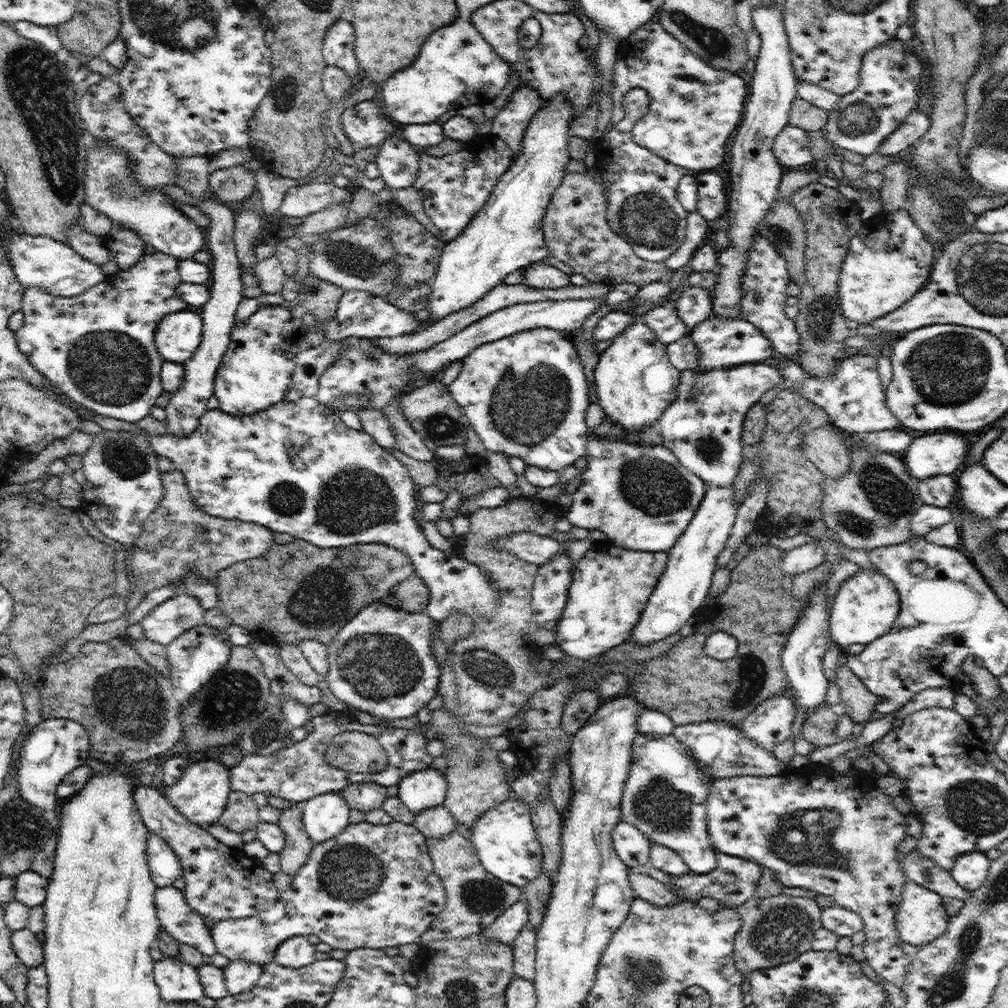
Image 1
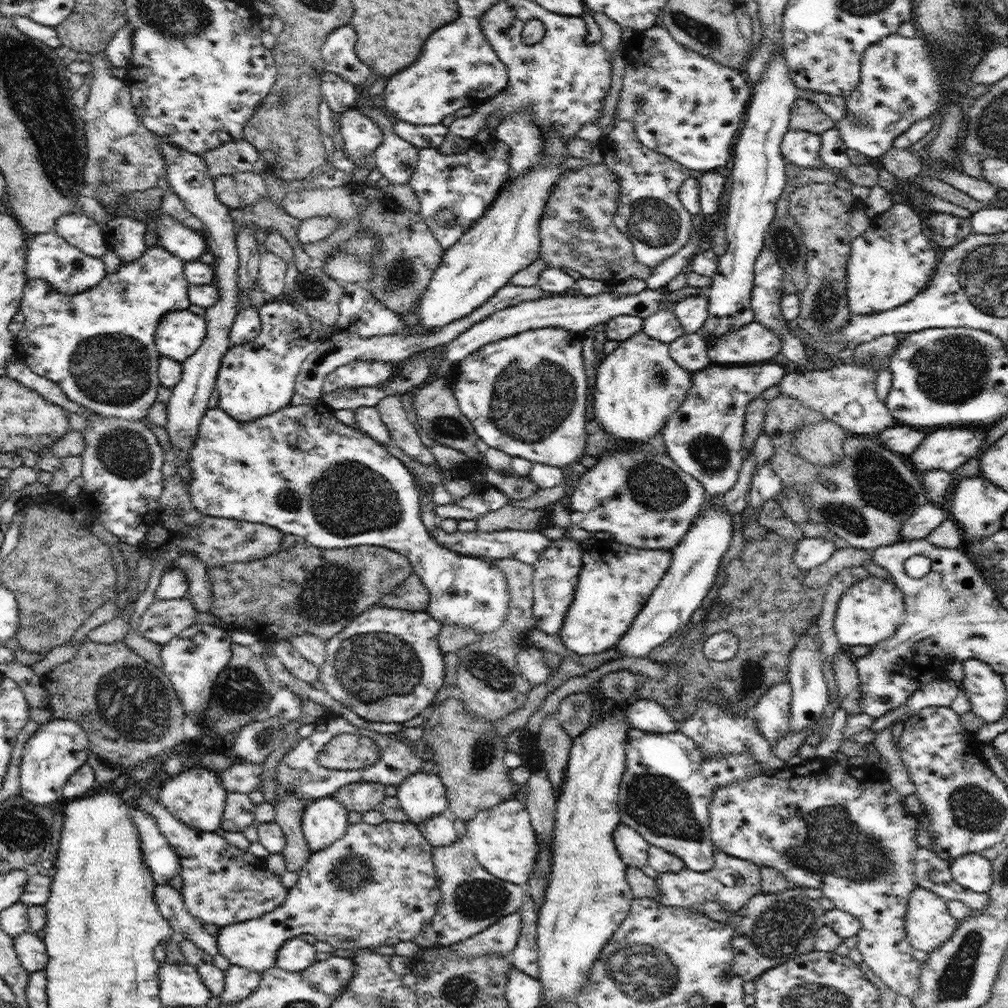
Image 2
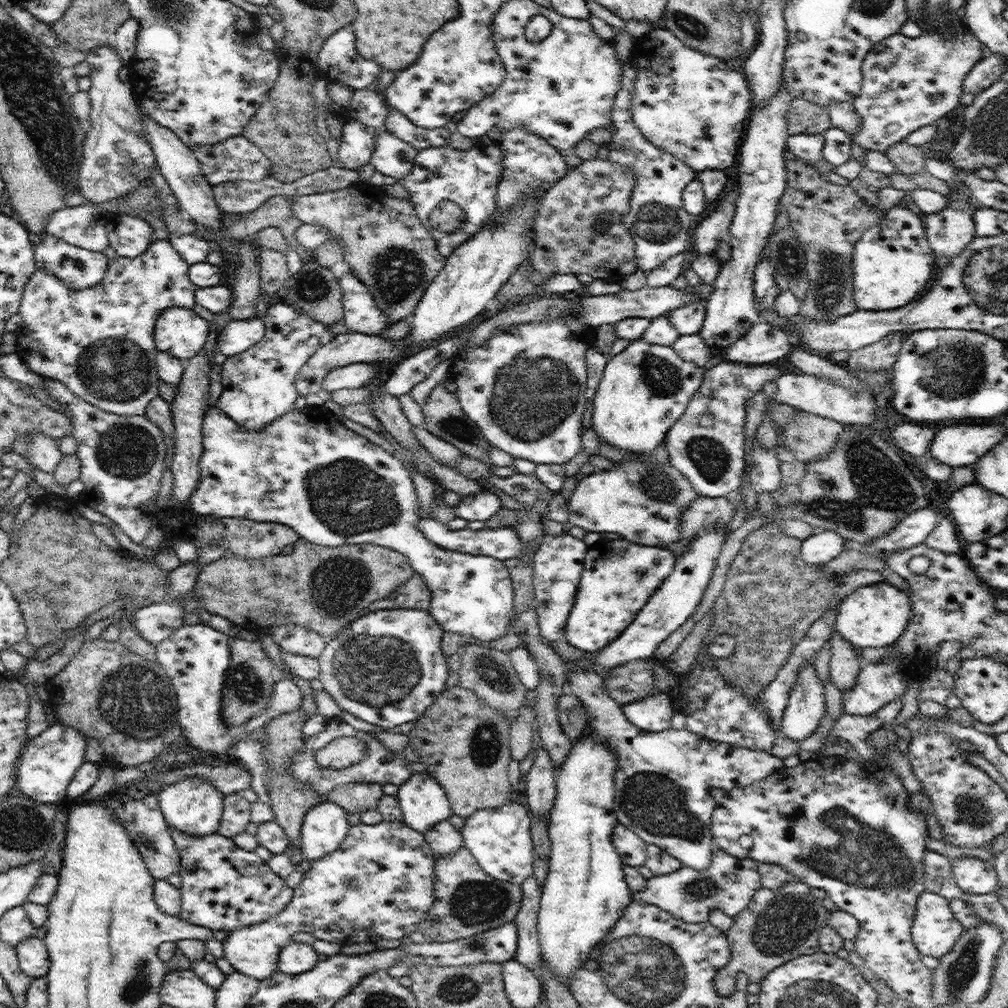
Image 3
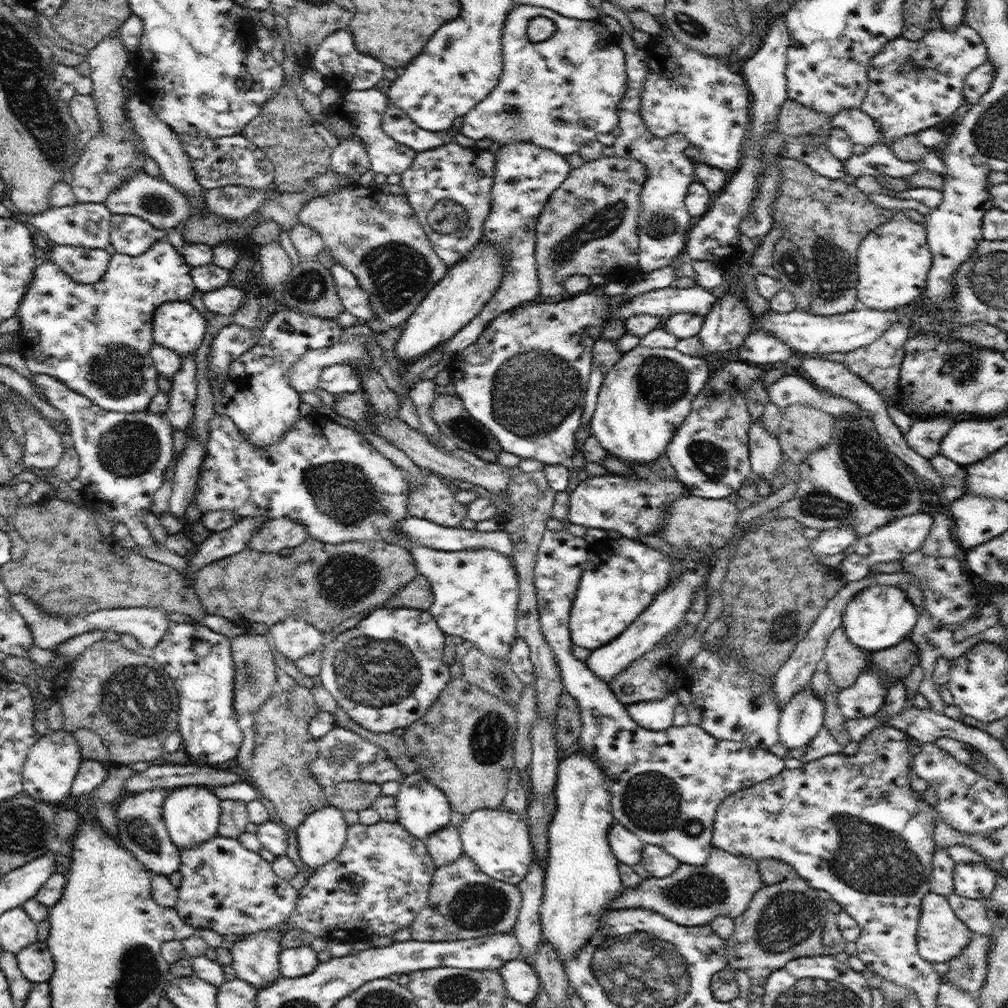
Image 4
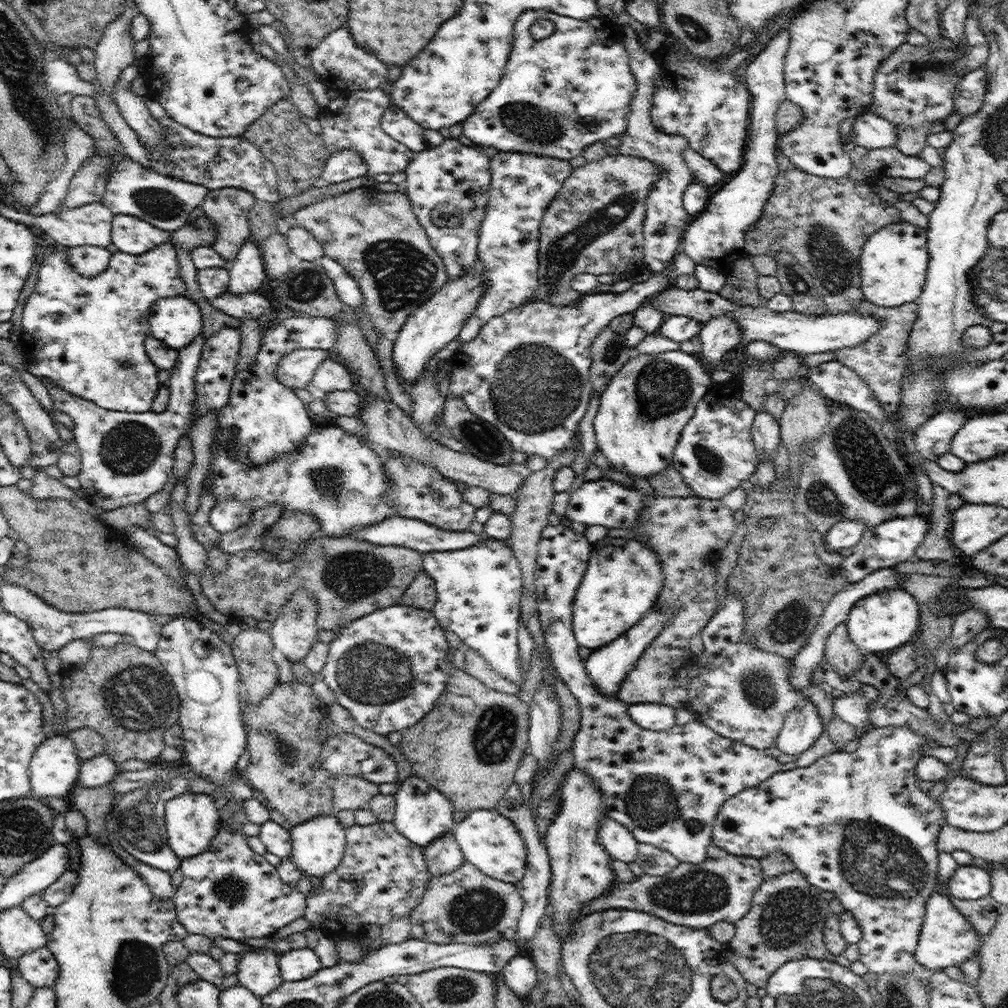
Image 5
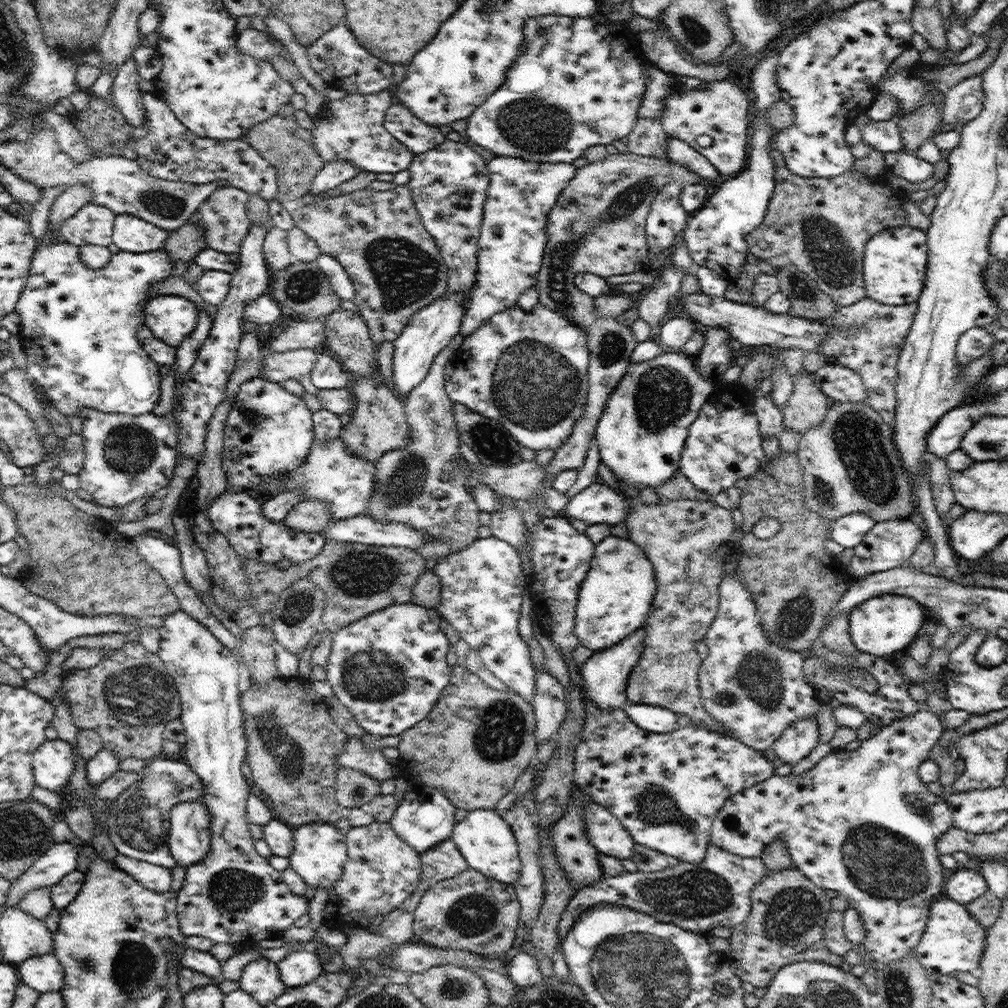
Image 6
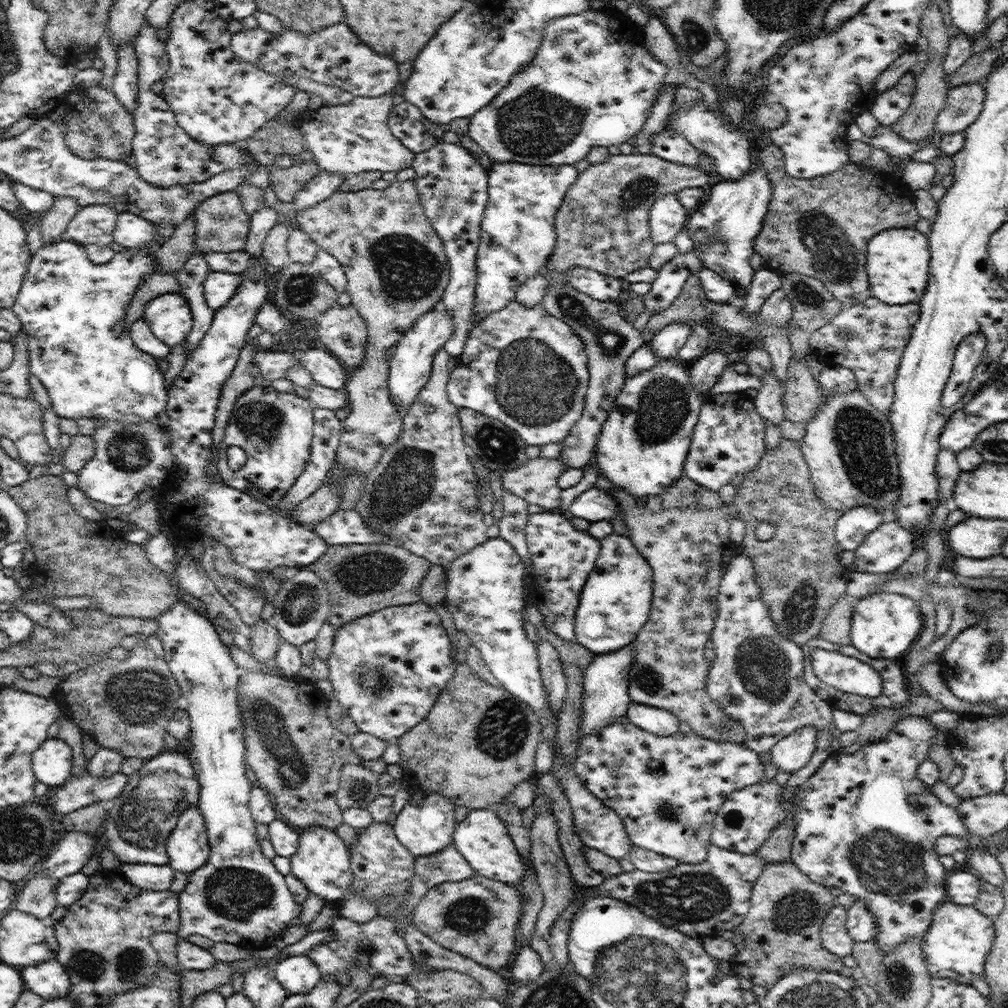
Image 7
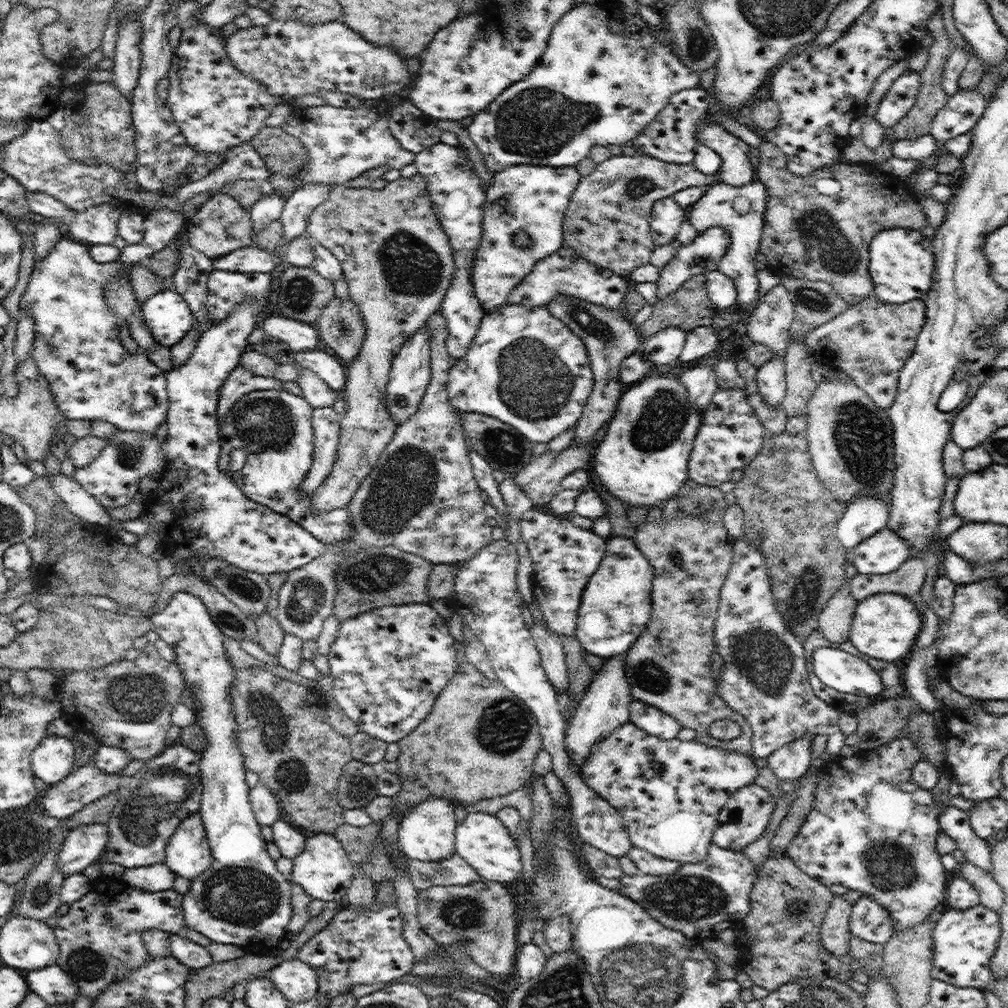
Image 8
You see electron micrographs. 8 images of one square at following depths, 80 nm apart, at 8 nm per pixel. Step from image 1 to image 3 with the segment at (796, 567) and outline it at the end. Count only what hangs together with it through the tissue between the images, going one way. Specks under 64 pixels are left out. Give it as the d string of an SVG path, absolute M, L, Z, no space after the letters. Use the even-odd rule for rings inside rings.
M831 530L813 534L804 539L801 544L803 559L807 563L824 565L843 551L846 541L846 537Z

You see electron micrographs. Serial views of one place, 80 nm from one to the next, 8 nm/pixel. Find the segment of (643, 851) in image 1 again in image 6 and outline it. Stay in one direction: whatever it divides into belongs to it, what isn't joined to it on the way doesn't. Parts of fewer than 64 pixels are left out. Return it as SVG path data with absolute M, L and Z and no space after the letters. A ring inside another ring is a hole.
M594 801L585 810L584 827L588 833L588 841L602 854L614 856L620 861L631 859L636 843L612 812Z

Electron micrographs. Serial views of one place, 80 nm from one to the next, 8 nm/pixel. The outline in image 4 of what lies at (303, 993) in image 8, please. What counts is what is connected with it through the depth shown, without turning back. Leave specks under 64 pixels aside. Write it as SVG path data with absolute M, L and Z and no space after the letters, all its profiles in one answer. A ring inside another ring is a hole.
M308 946L282 949L279 956L279 969L286 978L296 978L310 974L320 964L318 954Z

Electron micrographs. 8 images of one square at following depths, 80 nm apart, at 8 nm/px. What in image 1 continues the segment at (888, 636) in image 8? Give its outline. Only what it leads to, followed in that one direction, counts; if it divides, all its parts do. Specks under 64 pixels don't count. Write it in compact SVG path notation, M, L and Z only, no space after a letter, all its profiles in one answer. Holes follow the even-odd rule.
M877 569L856 571L841 584L831 604L829 632L831 640L842 648L855 642L859 646L868 645L886 634L898 619L900 599L893 582Z

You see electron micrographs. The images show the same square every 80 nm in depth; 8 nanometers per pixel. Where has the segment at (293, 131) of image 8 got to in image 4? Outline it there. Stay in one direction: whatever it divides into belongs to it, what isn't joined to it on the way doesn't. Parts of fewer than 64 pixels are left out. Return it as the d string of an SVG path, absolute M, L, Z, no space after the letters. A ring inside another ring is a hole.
M376 88L368 90L354 90L344 92L344 96L332 106L324 109L325 118L328 119L332 127L332 135L340 142L350 137L356 137L365 144L370 169L375 174L402 174L407 168L410 168L412 161L415 159L417 152L405 144L400 144L393 140L382 129L383 114L390 105L389 96L380 92Z

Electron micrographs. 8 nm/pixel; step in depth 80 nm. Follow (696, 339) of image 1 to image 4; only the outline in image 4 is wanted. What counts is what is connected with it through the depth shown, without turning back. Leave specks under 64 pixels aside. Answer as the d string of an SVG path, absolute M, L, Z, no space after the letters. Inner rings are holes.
M751 331L746 341L736 350L738 360L762 366L770 363L783 363L794 354L790 347L778 340L776 335L766 331Z

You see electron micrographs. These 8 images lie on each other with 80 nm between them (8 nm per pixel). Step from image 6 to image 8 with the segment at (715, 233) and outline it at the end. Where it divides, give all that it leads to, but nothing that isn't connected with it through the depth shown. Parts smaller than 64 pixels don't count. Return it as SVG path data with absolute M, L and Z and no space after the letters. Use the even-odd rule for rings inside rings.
M759 180L752 181L746 186L730 186L723 182L712 183L706 189L704 196L699 198L687 212L688 222L697 230L697 234L712 227L722 227L730 235L731 243L726 254L720 259L717 270L728 275L737 288L737 303L745 304L747 307L757 300L760 290L757 277L756 257L759 255L761 236L767 207L768 191ZM736 196L744 196L750 202L750 211L745 214L734 211L732 202Z

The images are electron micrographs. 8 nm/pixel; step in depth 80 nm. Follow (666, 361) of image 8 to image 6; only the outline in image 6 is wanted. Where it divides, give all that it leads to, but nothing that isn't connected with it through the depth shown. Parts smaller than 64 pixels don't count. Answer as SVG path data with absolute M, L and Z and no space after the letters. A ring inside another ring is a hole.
M684 315L672 316L657 328L654 336L664 347L664 352L679 352L688 343L688 340L699 325Z

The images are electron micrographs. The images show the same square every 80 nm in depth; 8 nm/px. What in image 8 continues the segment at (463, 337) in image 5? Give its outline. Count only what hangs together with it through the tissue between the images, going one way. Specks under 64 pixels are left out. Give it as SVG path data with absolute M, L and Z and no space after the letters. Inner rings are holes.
M510 164L493 174L485 192L483 231L473 260L473 289L484 312L506 305L512 289L532 272L534 265L558 253L565 239L563 216L581 177L575 166L537 167L531 164ZM520 231L530 236L528 247L514 245L513 236Z

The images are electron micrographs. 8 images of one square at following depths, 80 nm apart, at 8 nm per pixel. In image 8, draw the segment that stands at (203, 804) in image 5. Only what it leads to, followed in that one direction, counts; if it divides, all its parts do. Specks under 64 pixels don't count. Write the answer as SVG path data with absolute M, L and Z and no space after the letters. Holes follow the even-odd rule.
M199 813L184 818L165 849L165 862L177 877L196 879L212 865L212 854Z

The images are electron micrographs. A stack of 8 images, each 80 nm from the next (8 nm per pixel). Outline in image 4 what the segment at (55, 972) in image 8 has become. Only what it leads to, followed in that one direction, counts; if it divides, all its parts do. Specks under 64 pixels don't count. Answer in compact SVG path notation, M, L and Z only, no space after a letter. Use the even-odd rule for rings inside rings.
M36 941L24 947L17 960L22 974L33 983L49 982L55 969L47 941Z

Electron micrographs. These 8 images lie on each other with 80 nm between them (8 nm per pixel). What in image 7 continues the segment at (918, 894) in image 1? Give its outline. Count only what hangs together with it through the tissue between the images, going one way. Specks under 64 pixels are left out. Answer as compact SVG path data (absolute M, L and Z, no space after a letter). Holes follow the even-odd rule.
M944 900L933 913L924 936L922 956L930 976L951 978L960 984L970 985L977 976L984 976L984 964L996 936L995 921L982 914L974 905L960 906Z

